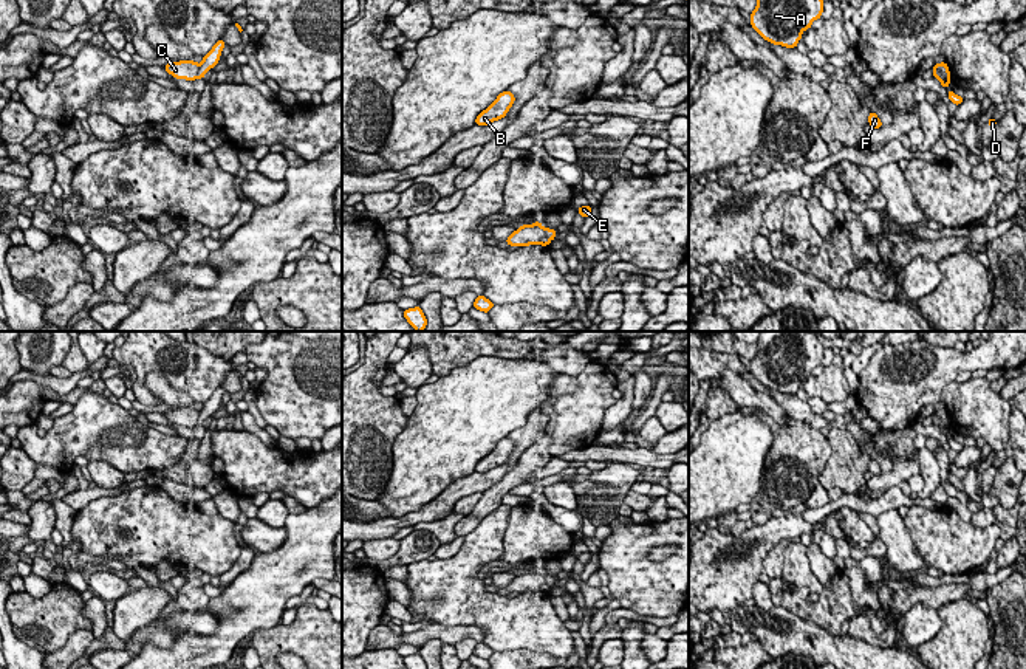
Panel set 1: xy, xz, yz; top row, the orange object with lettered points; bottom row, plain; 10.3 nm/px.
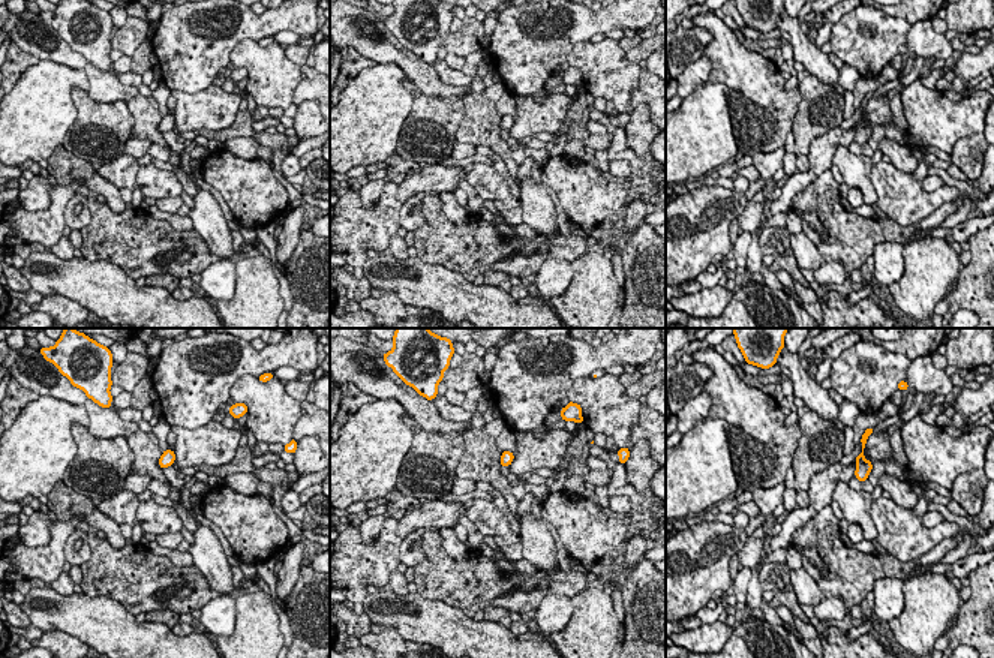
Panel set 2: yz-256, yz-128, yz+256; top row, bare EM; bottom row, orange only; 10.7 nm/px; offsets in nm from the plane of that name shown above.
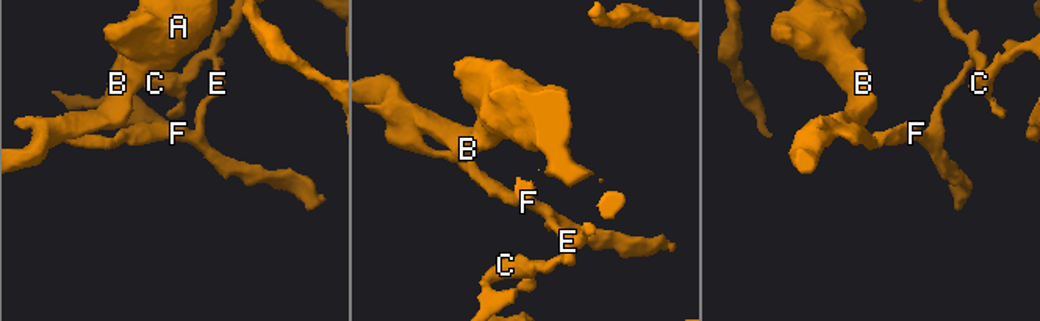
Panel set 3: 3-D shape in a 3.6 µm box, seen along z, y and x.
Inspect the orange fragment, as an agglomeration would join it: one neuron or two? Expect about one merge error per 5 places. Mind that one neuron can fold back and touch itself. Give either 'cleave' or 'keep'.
cleave

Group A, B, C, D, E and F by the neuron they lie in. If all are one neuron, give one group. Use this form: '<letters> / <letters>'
A B E F / C D

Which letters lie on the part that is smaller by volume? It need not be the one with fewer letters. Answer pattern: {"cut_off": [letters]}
{"cut_off": ["C", "D"]}

